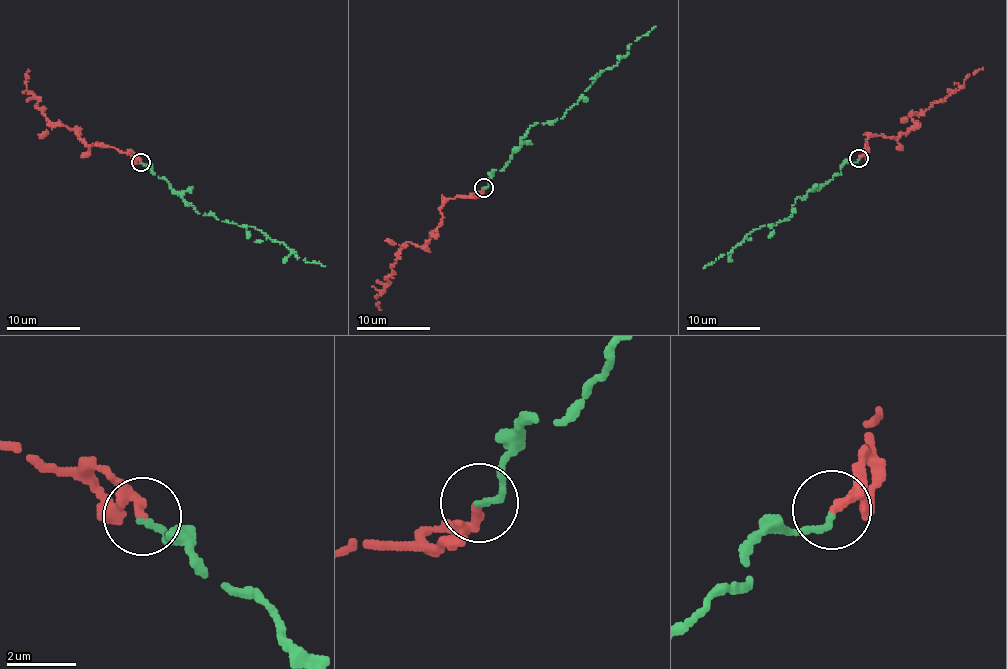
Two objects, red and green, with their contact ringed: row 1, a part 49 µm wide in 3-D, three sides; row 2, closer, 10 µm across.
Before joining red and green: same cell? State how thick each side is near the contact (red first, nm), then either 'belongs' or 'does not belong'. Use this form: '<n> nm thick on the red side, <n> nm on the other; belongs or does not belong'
190 nm thick on the red side, 200 nm on the other; belongs

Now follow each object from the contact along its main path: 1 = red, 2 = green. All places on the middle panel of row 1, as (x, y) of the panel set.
1: (484, 188), (474, 196), (449, 199), (440, 210), (442, 221), (421, 246), (406, 242), (377, 295), (379, 309)
2: (484, 188), (490, 174), (510, 160), (528, 128), (561, 118), (594, 78), (617, 63), (635, 40), (655, 26)

